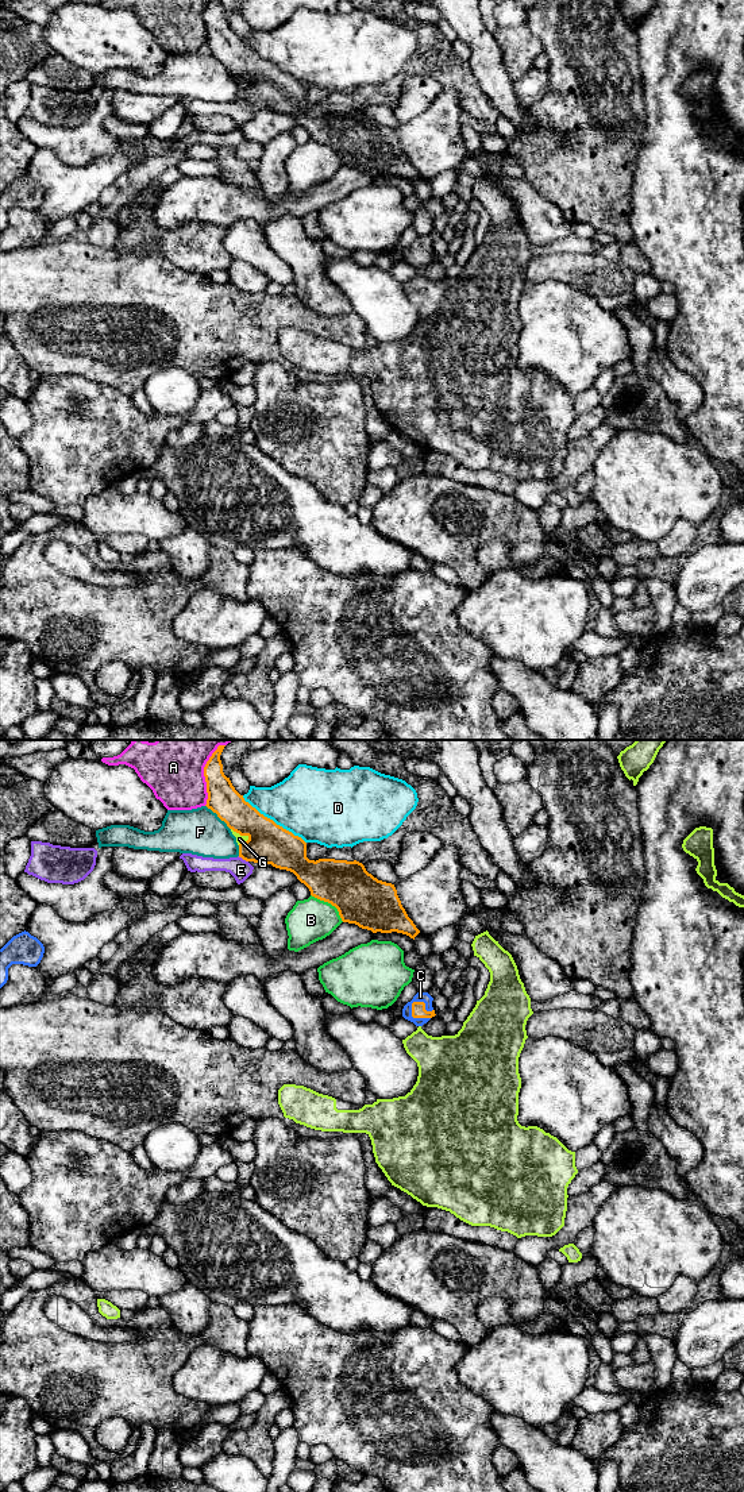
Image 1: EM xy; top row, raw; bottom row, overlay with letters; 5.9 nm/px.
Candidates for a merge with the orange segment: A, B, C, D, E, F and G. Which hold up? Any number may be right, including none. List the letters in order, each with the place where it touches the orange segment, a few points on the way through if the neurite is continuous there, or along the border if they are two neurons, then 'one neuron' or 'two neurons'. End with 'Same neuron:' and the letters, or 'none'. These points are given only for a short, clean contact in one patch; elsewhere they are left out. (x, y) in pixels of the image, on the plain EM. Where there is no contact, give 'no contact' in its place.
A: meets orange in xy at (205, 24); two neurons
B: meets orange in xy at (330, 146); two neurons
C: meets orange in xy at (415, 261); runs through xy (419, 254), (415, 261), (412, 247), (420, 241); one neuron
D: meets orange in xy at (272, 64); two neurons
E: meets orange in xy at (243, 103); two neurons
F: meets orange in xy at (219, 61); two neurons
G: meets orange in xy at (241, 78); two neurons
Same neuron: C

